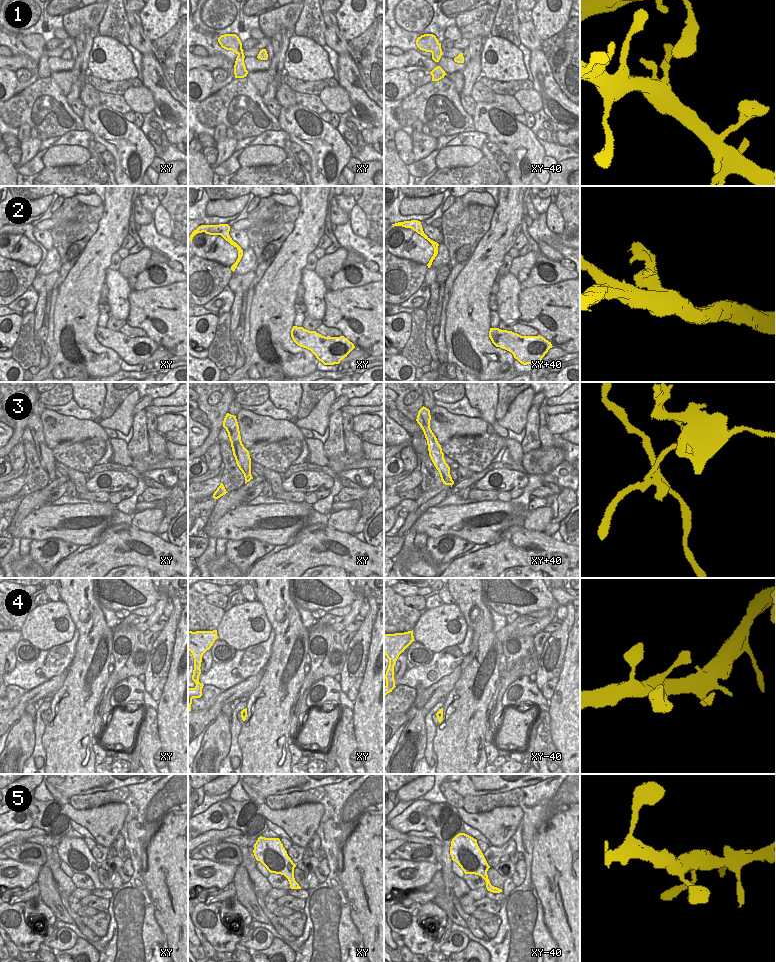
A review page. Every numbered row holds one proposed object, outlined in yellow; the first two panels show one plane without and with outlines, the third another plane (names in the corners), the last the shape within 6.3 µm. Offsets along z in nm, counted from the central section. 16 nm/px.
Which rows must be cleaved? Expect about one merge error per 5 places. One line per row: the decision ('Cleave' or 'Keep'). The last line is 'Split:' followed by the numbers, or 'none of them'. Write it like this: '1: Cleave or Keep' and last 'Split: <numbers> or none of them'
1: Keep
2: Keep
3: Cleave
4: Keep
5: Keep
Split: 3

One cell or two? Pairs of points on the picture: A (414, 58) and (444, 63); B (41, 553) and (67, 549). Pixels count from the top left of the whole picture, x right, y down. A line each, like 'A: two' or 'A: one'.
A: one
B: one

